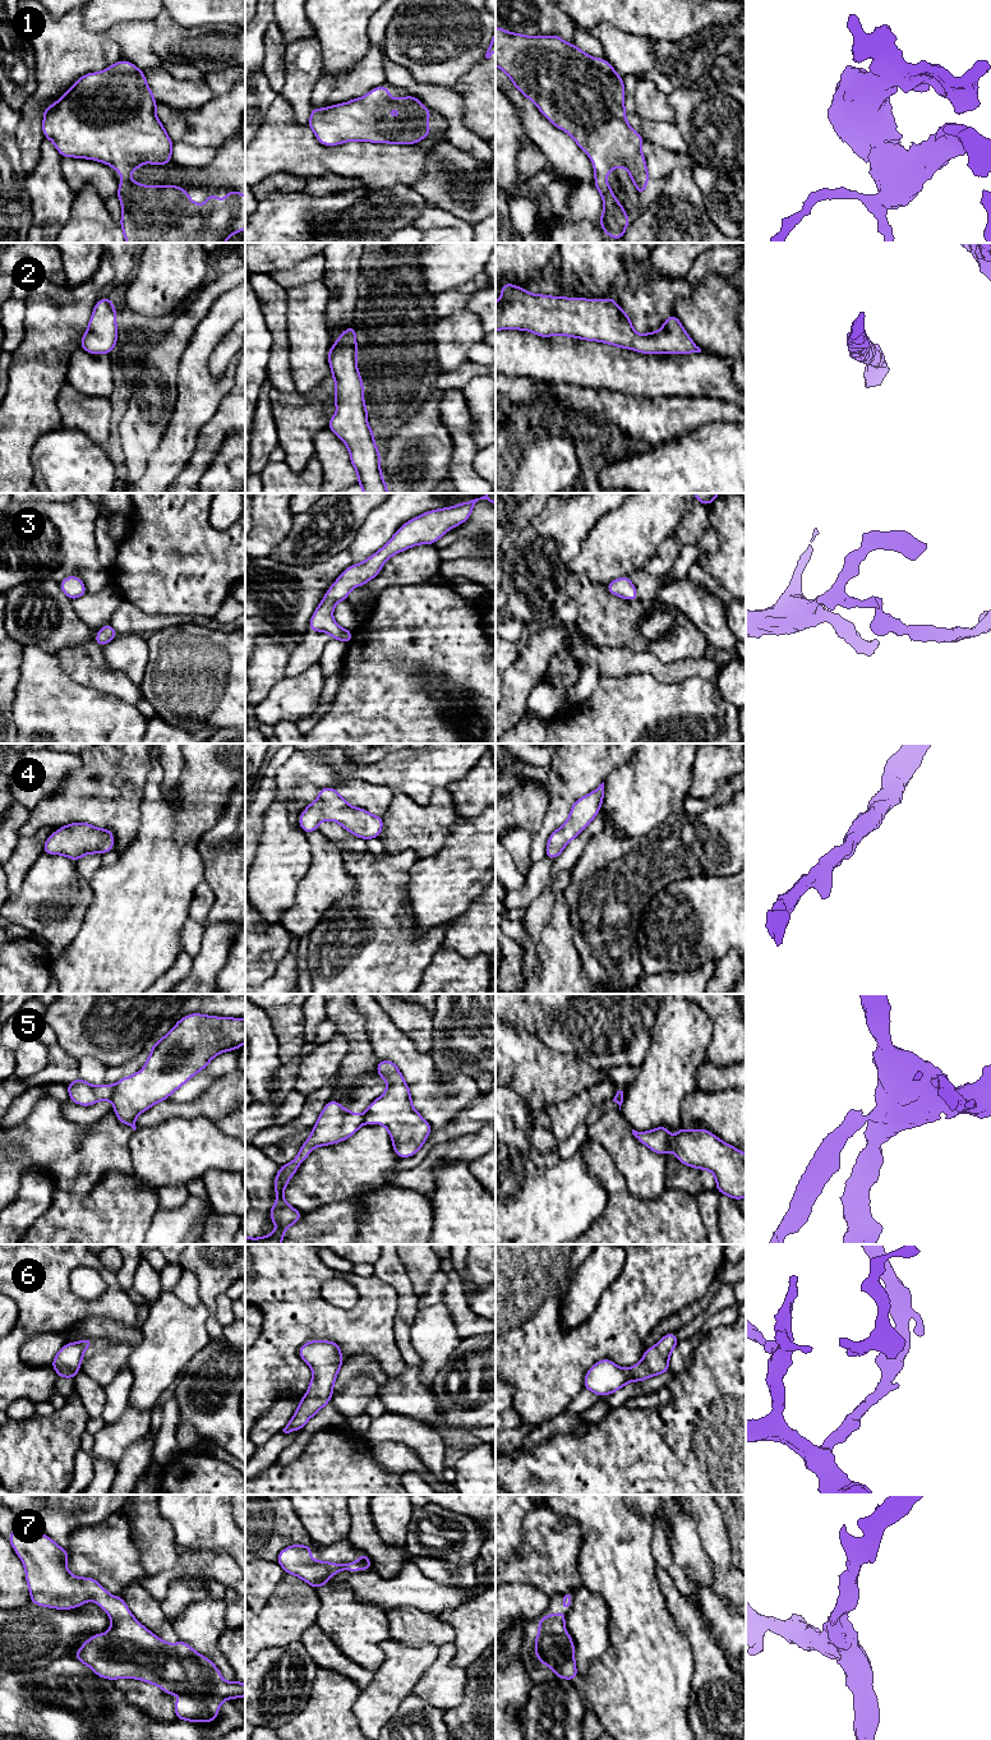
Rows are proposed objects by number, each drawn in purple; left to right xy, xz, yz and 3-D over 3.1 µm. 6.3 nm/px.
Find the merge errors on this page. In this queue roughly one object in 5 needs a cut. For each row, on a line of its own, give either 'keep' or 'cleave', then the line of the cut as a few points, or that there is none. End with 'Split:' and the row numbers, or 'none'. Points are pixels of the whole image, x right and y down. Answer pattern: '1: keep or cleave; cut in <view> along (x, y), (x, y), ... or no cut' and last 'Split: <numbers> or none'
1: keep; no cut
2: keep; no cut
3: keep; no cut
4: keep; no cut
5: cleave; cut in xy along (113, 1086), (113, 1094), (109, 1099)
6: keep; no cut
7: keep; no cut
Split: 5

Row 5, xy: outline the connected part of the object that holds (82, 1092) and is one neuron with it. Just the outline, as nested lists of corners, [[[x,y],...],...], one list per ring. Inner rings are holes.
[[[79,1077],[72,1083],[68,1083],[66,1088],[70,1100],[82,1106],[91,1106],[100,1100],[110,1100],[112,1095],[111,1085],[92,1086]]]

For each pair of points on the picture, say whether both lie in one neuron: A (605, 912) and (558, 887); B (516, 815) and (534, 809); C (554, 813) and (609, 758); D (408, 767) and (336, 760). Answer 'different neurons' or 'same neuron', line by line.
A: different neurons
B: same neuron
C: same neuron
D: same neuron

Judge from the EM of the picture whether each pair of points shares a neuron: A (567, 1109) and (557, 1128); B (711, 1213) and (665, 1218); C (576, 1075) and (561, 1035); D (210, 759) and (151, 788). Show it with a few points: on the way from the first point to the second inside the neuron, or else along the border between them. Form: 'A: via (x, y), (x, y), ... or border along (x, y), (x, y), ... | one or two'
A: via (567, 1114), (562, 1123) | one
B: border along (695, 1197), (706, 1230) | two
C: border along (540, 1039), (556, 1050), (576, 1055), (593, 1068) | two
D: via (208, 782), (204, 791), (178, 818), (167, 811) | one

